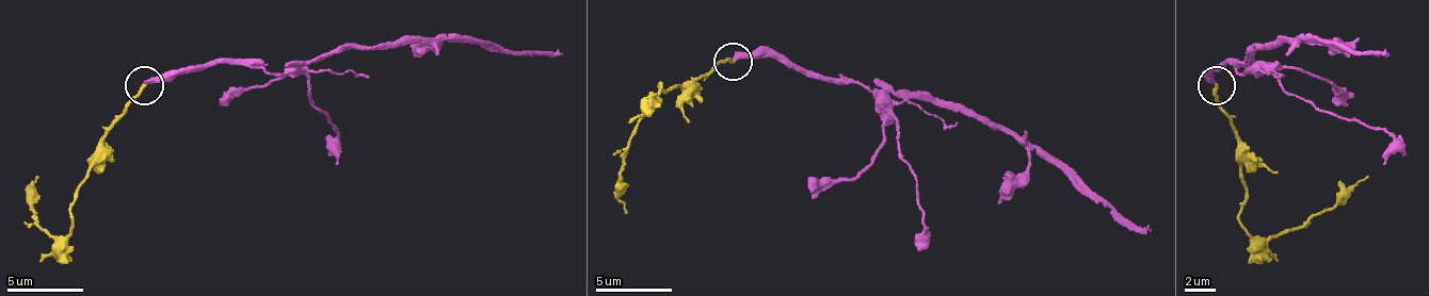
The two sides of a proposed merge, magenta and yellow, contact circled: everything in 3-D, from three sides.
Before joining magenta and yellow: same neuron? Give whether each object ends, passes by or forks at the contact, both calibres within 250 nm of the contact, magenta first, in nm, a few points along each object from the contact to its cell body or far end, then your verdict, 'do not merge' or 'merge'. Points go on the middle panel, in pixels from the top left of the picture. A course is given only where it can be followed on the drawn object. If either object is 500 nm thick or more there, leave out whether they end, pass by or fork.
magenta ends there; yellow ends there; 320 nm thick on the magenta side, 200 nm on the other; magenta runs (734, 62), (786, 59), (824, 78), (851, 78), (934, 104), (965, 104), (1063, 161), (1136, 226), (1151, 229); yellow runs (734, 62), (718, 62), (691, 81), (665, 88), (661, 85), (649, 100), (623, 165), (620, 202), (627, 214); merge

